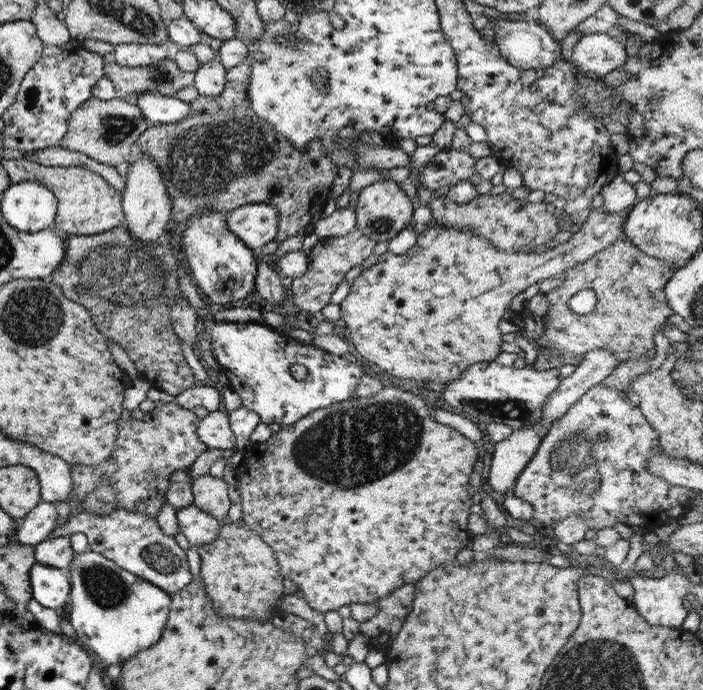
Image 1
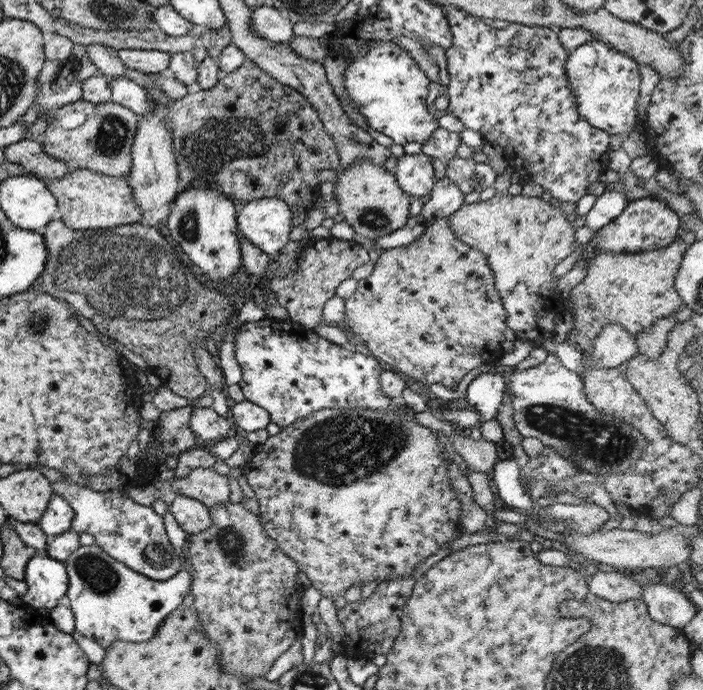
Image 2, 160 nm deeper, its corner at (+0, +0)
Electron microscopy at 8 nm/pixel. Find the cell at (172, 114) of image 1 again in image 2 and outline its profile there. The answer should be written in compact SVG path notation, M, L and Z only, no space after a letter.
M124 76L109 78L110 100L131 109L136 115L144 115L152 111L156 104L146 93L146 89Z

